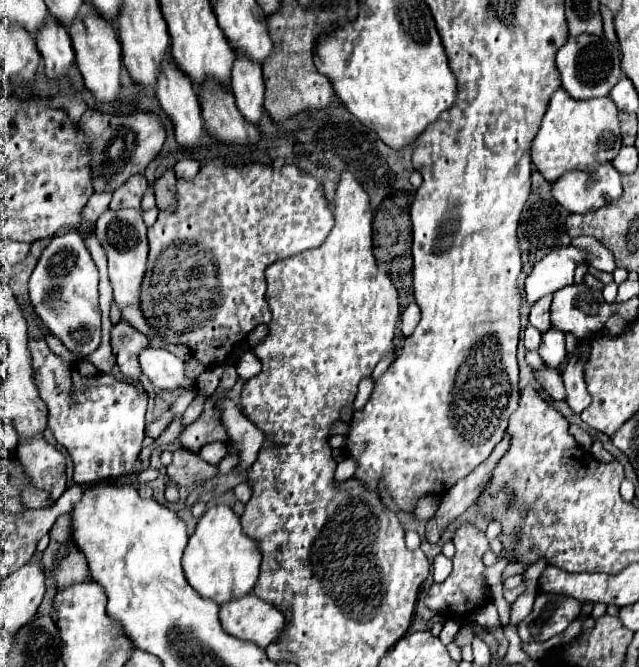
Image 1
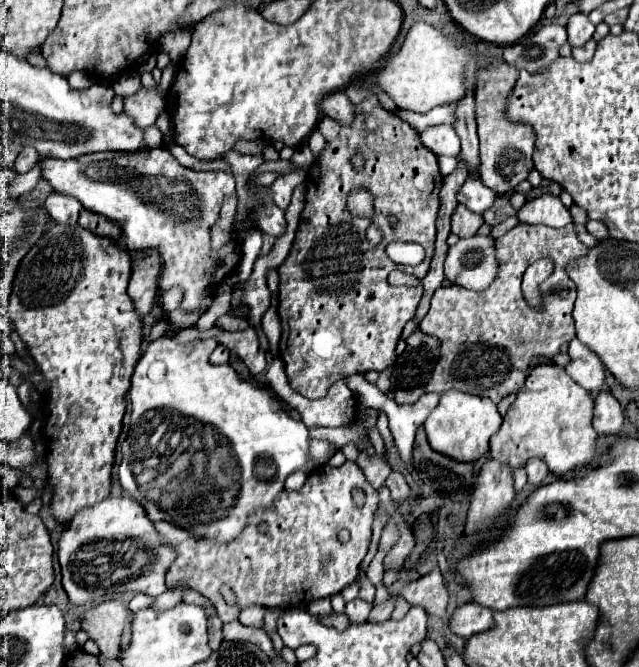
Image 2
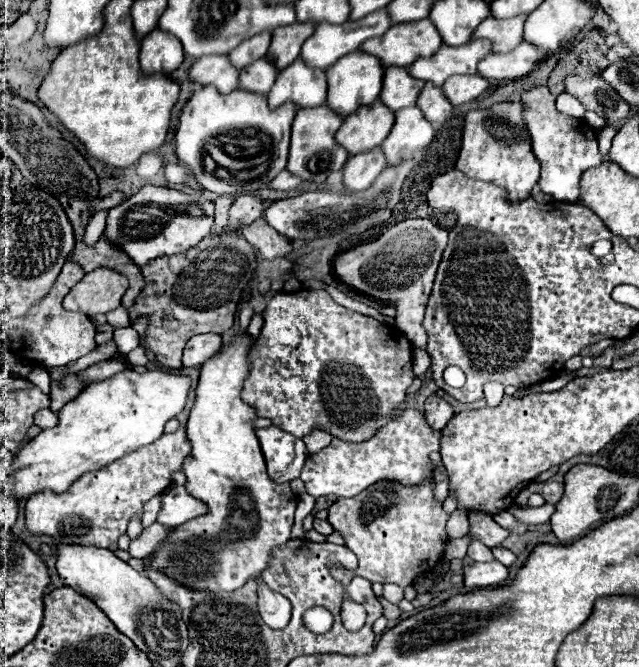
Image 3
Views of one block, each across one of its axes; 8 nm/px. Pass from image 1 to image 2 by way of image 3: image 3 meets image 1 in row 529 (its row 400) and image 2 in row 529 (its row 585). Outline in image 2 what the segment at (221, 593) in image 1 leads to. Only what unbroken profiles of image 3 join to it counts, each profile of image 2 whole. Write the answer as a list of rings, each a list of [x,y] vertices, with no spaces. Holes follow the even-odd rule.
[[[168,334],[150,342],[150,346],[146,348],[142,358],[138,360],[136,370],[132,374],[132,386],[130,386],[130,402],[132,402],[132,416],[130,418],[132,418],[132,422],[130,422],[128,438],[122,442],[122,462],[118,466],[118,482],[120,482],[122,490],[128,492],[132,496],[132,500],[136,500],[146,510],[146,514],[152,522],[164,520],[164,522],[170,522],[170,524],[182,528],[182,530],[188,530],[196,538],[214,540],[218,544],[228,544],[228,542],[232,542],[232,538],[236,538],[246,528],[250,516],[256,514],[256,510],[260,510],[260,508],[266,510],[266,508],[274,506],[276,496],[284,490],[284,482],[292,472],[296,472],[296,470],[312,472],[322,464],[310,458],[308,428],[302,422],[290,420],[290,416],[282,410],[278,400],[274,400],[268,394],[266,388],[262,390],[262,388],[252,386],[250,382],[242,380],[230,363],[212,365],[208,362],[210,352],[214,350],[216,344],[218,342],[214,338],[194,340],[194,342],[188,342],[188,344],[176,344]]]

